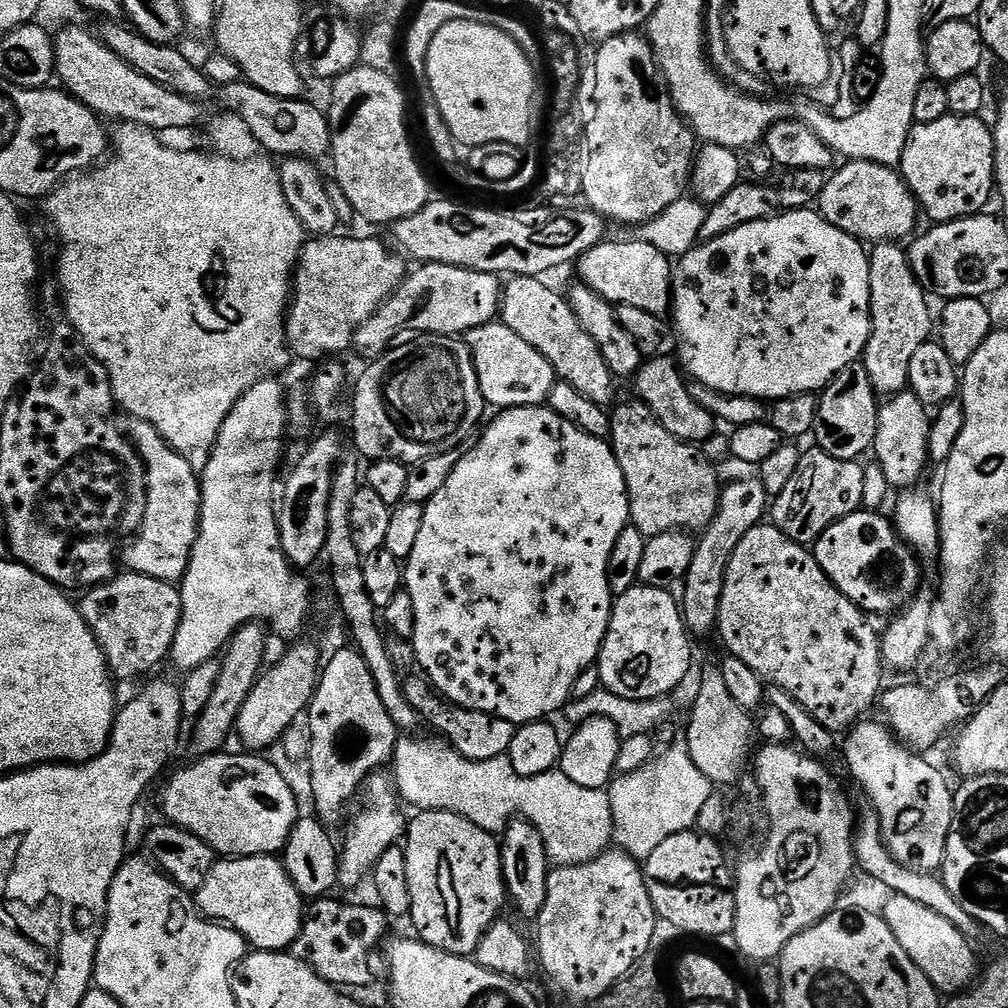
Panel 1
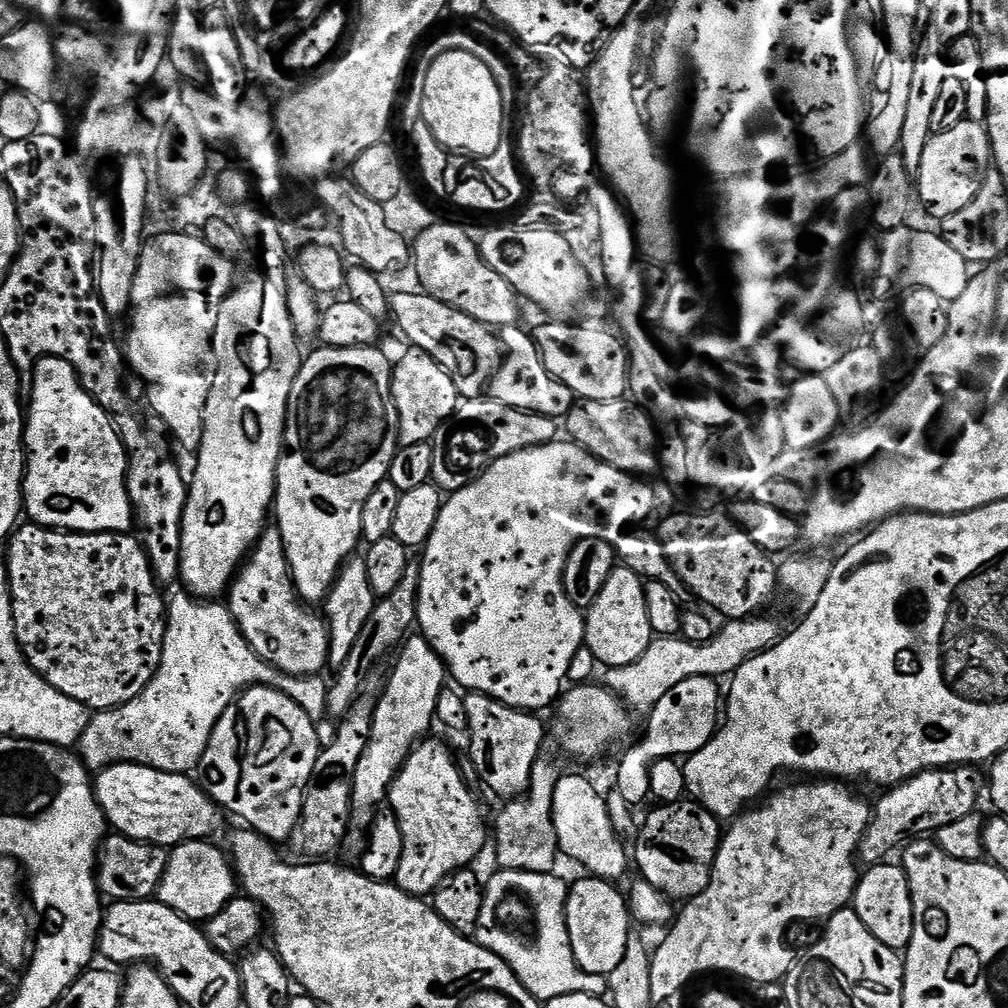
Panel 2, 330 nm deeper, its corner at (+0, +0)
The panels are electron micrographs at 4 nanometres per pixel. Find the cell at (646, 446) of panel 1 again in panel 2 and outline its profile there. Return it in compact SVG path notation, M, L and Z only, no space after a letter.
M577 399L567 414L566 423L567 435L591 456L600 457L604 463L633 474L657 471L658 428L647 412L627 399L610 402Z

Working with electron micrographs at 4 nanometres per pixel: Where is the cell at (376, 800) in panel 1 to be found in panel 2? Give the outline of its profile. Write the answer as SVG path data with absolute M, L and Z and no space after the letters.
M409 635L399 652L400 657L388 676L388 685L385 686L384 693L379 693L376 701L370 742L366 742L366 750L362 758L358 758L358 770L354 770L352 826L346 841L347 851L350 850L353 854L363 852L366 843L365 829L372 823L372 818L381 805L387 801L388 790L400 772L400 767L408 761L412 749L431 733L428 731L432 724L434 728L438 698L446 691L444 664L423 636Z

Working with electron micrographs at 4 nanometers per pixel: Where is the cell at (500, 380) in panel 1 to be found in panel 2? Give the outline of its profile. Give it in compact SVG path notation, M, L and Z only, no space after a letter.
M422 291L418 294L398 294L391 297L390 316L396 319L400 332L409 340L413 349L430 354L438 366L450 374L457 393L464 400L473 400L485 395L492 383L492 376L502 363L502 345L499 335L487 324L454 310L446 302Z

